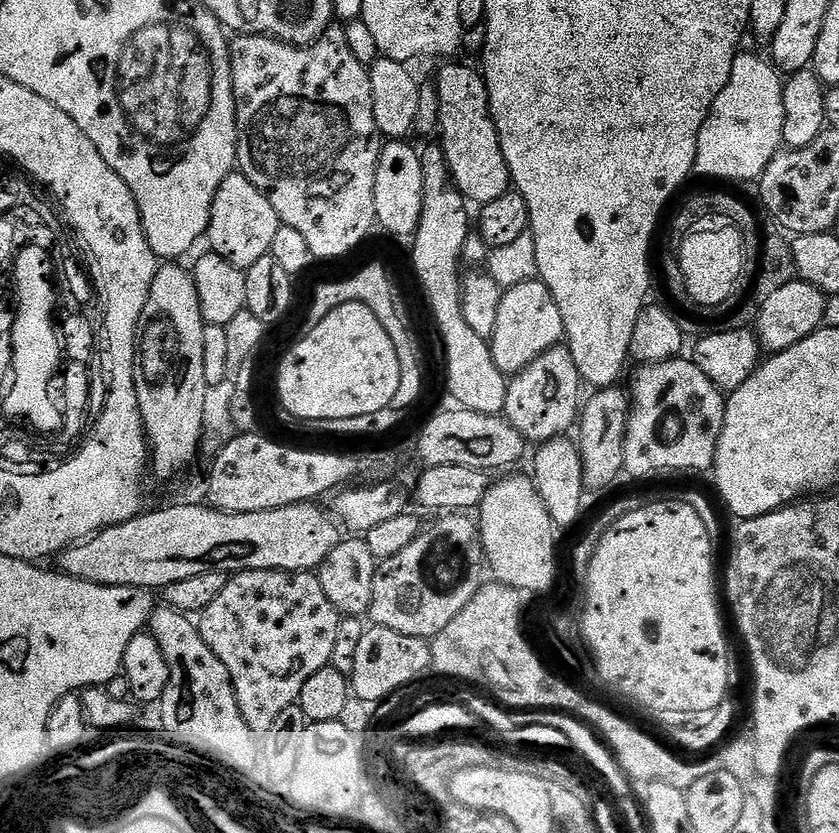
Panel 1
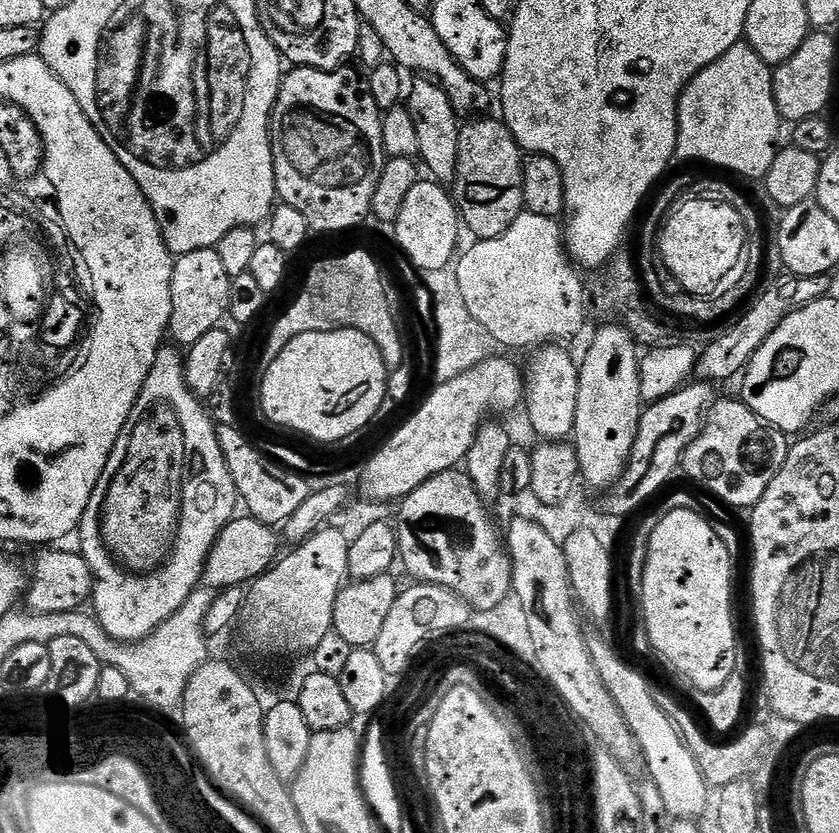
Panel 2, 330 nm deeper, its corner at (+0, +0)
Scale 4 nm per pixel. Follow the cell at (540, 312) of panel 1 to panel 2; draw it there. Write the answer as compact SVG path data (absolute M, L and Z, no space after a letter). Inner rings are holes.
M544 346L536 353L536 357L526 364L526 409L528 420L534 431L544 442L564 442L576 431L576 411L578 410L578 390L580 389L580 370L577 361L572 361L568 352L563 352L560 346Z

